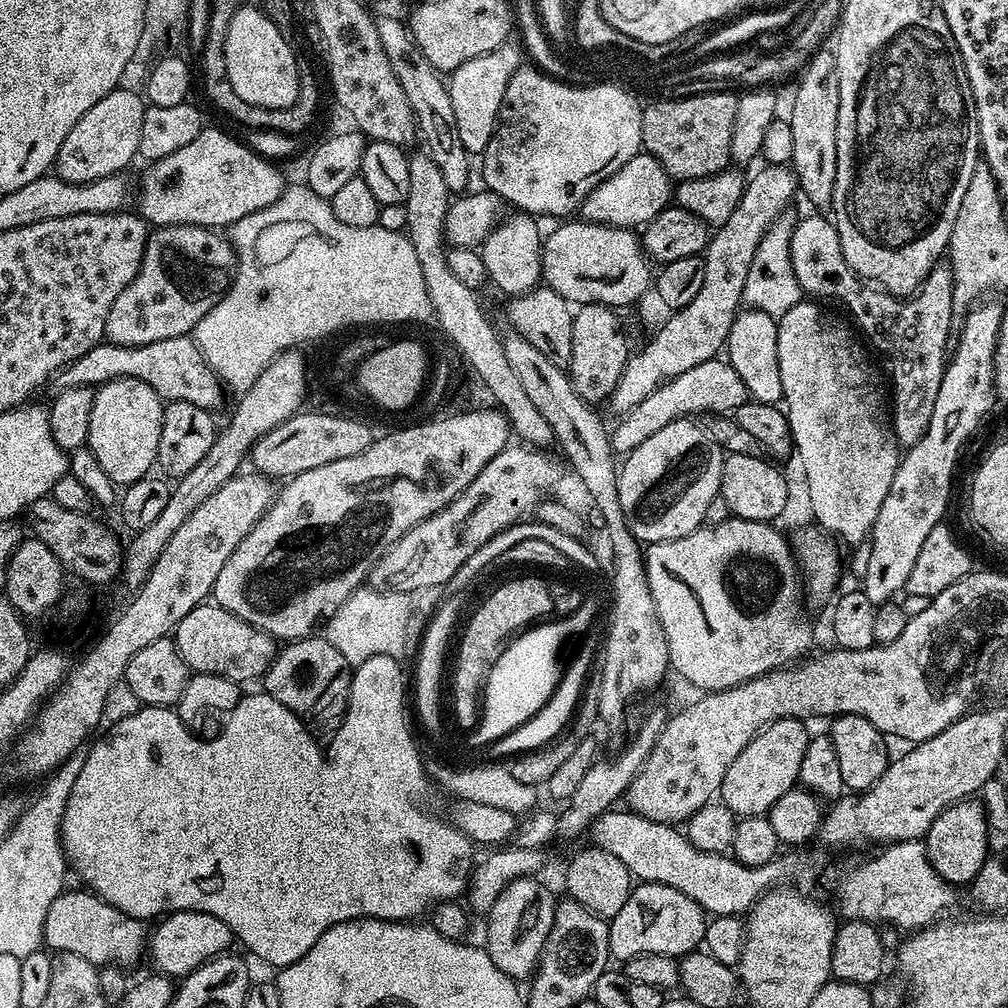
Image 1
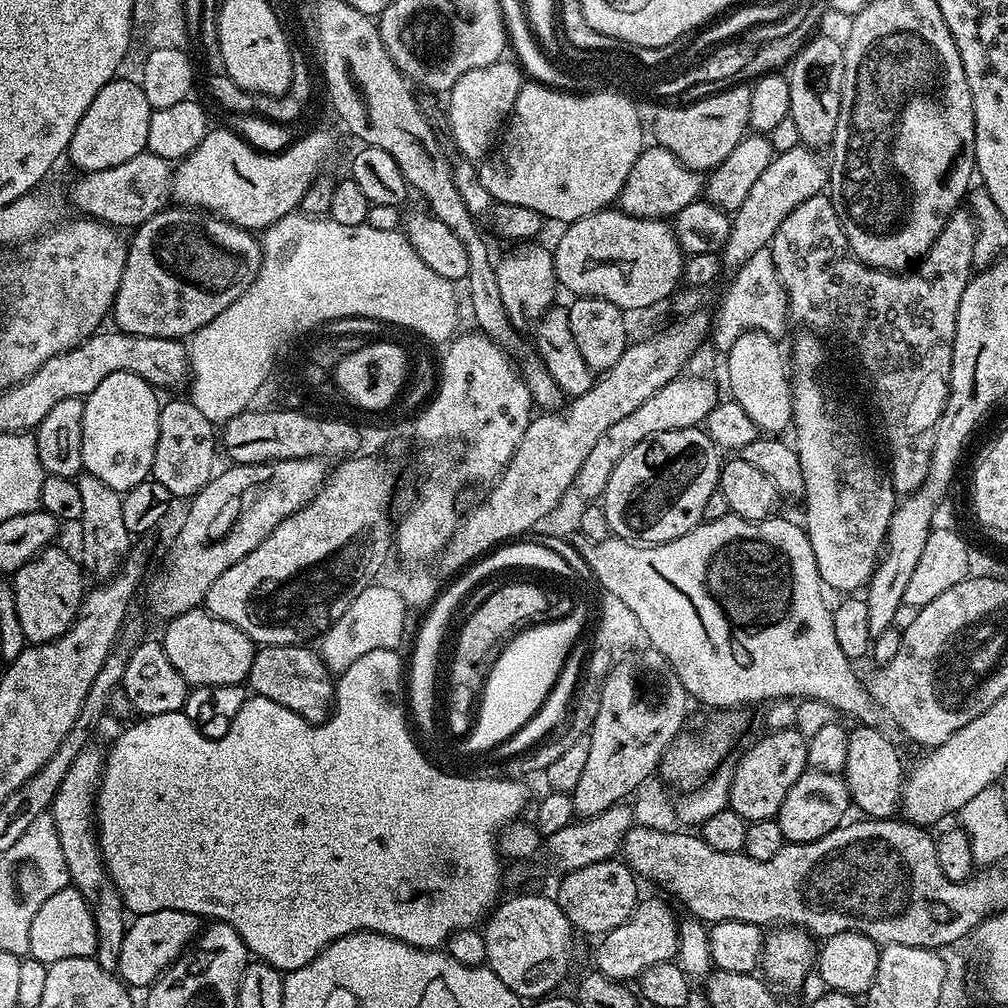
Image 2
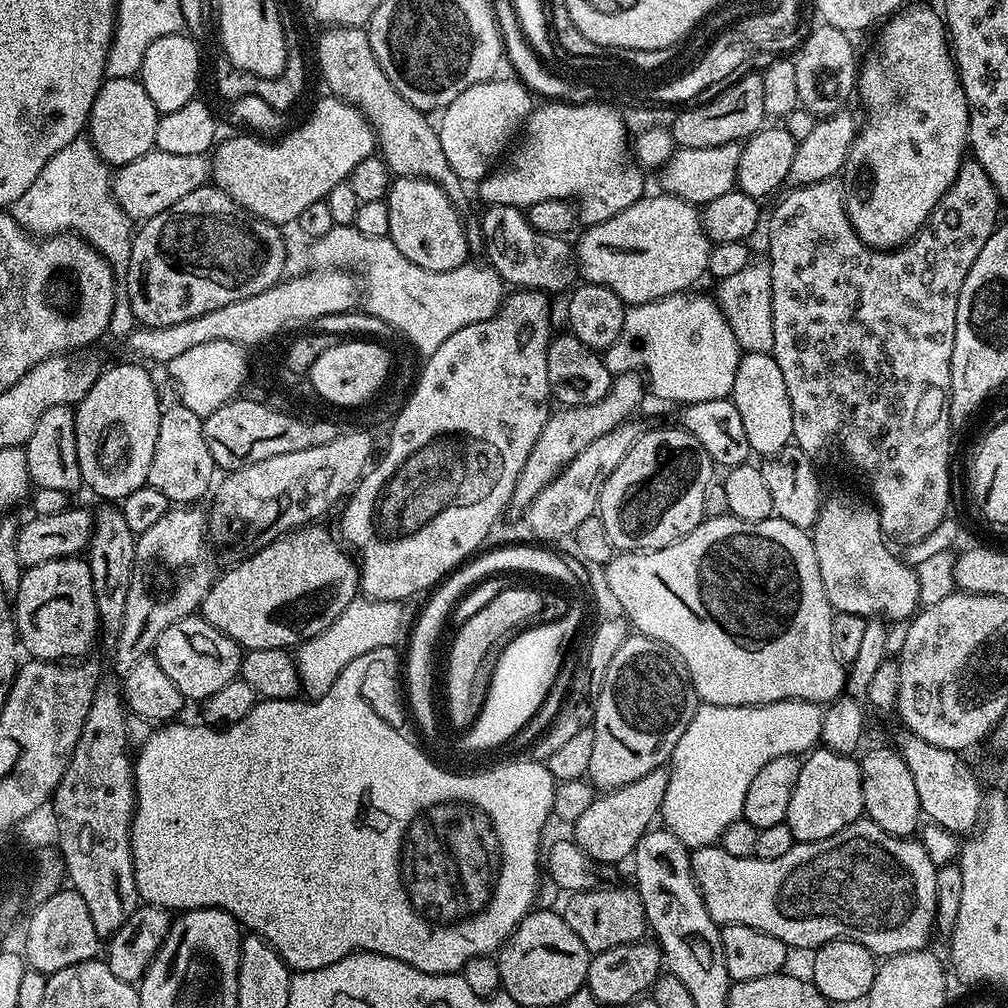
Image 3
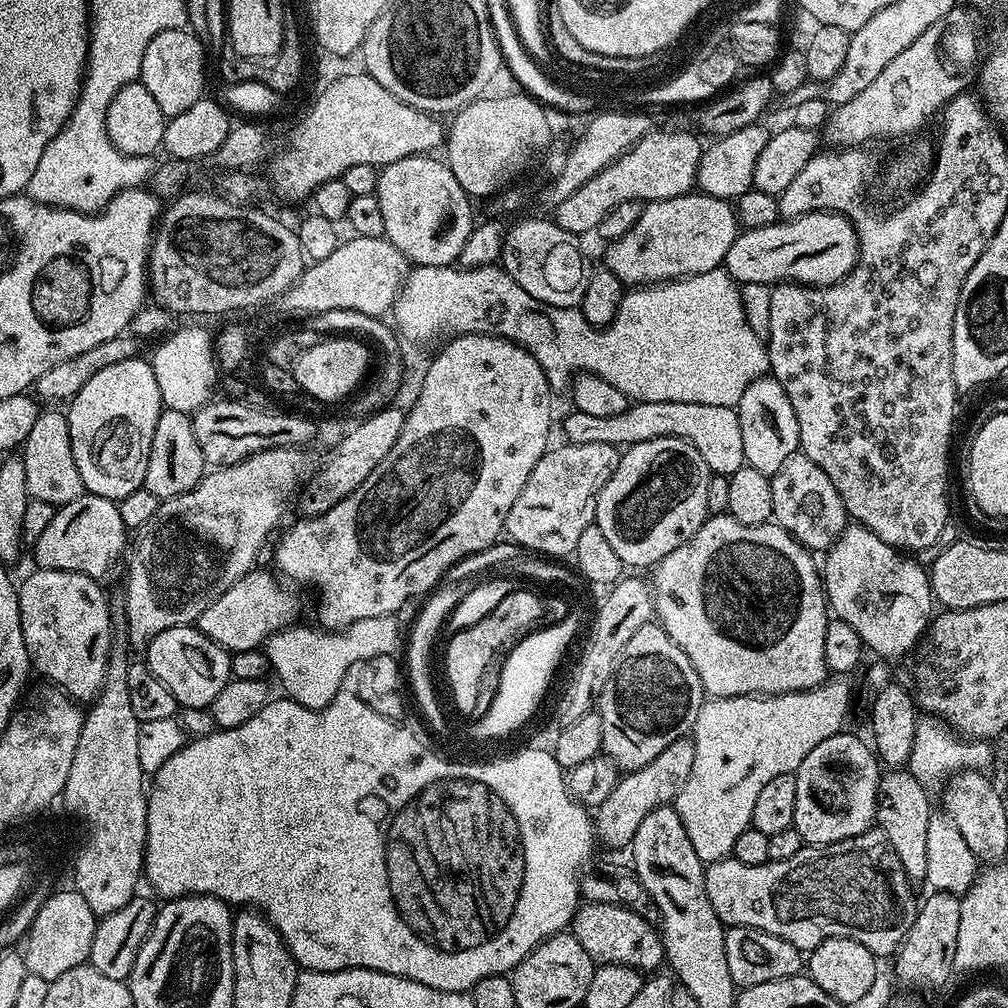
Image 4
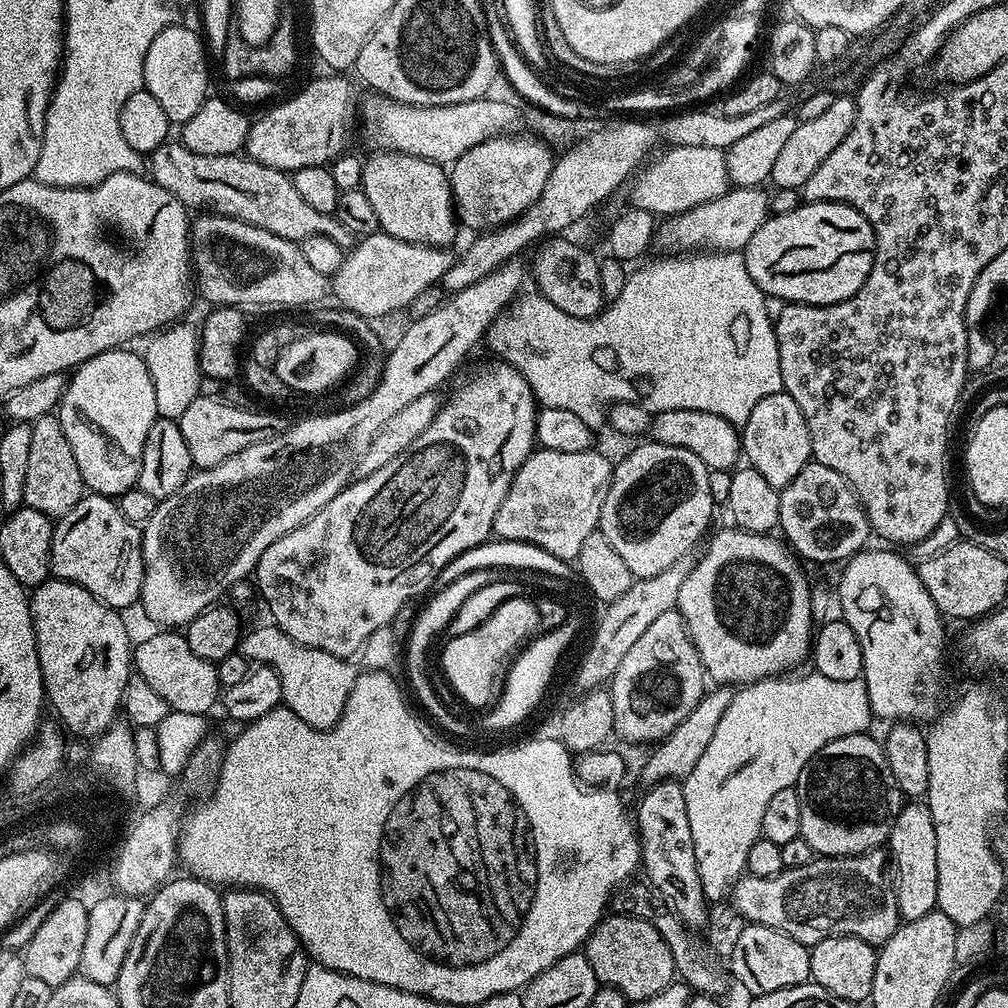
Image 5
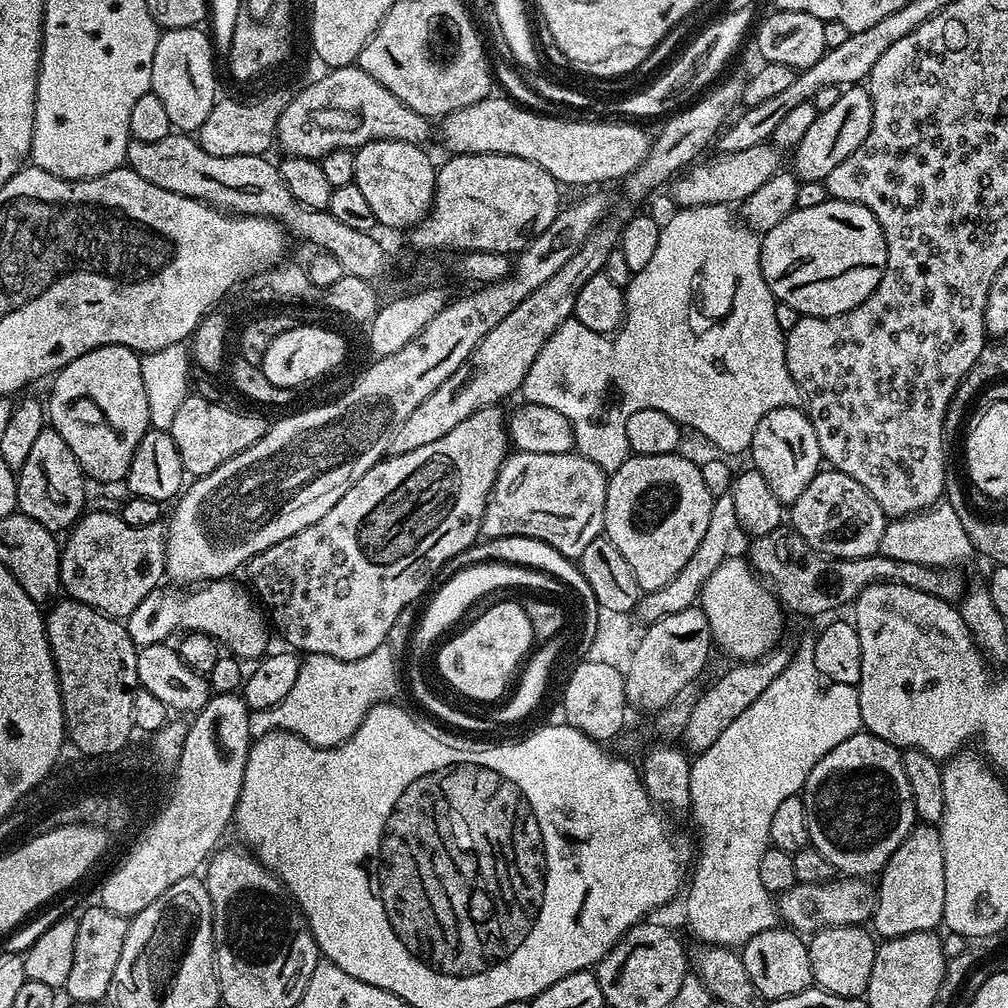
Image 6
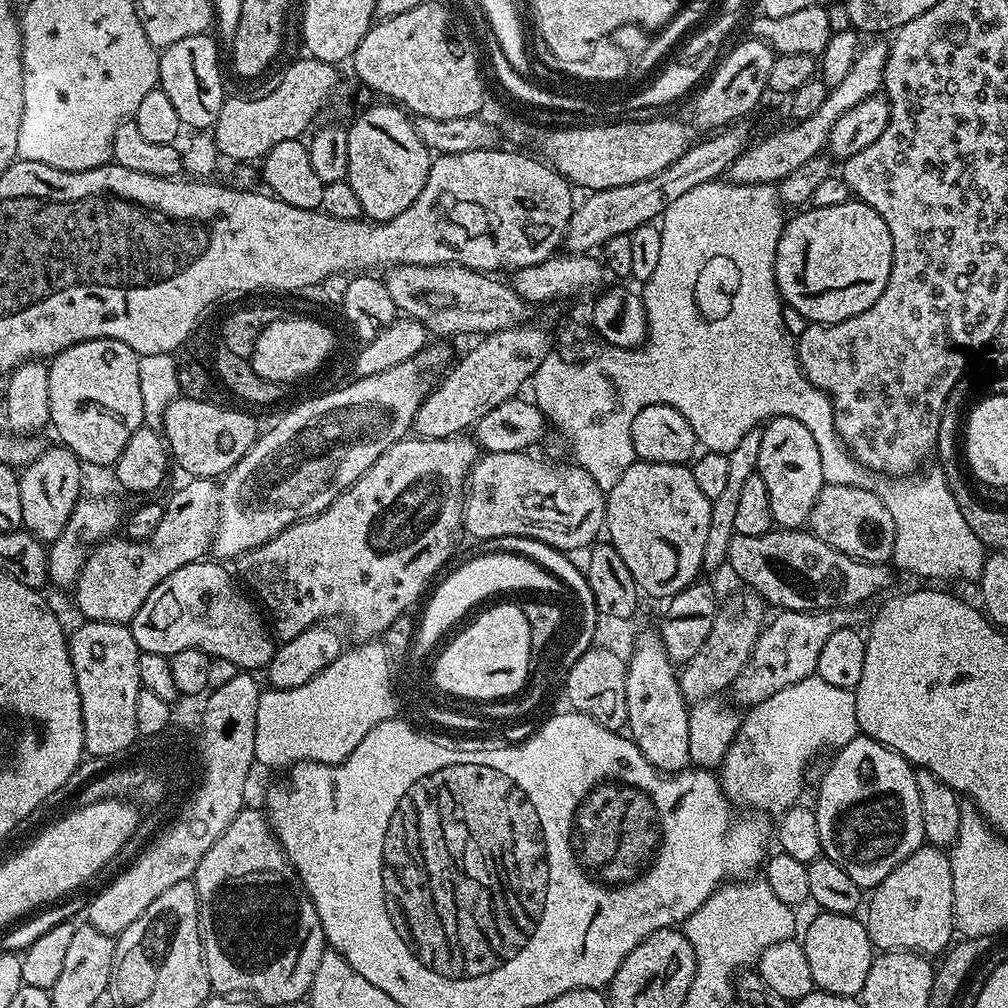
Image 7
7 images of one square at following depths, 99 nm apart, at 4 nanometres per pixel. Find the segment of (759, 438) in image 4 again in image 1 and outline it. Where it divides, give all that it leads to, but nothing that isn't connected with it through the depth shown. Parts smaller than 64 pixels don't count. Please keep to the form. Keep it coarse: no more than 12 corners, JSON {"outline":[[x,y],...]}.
{"outline":[[745,307],[726,359],[759,404],[784,399],[777,317]]}

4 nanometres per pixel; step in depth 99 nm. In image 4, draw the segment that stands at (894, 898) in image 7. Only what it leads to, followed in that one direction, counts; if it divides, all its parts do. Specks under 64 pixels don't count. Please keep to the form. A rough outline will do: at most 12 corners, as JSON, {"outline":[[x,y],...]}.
{"outline":[[880,777],[876,824],[909,880],[926,881],[929,789]]}

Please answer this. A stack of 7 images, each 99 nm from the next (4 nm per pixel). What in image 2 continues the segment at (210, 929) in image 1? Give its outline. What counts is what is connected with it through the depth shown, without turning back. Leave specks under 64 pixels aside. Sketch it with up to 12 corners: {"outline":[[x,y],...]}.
{"outline":[[154,910],[125,927],[118,976],[147,989],[202,931],[201,917]]}

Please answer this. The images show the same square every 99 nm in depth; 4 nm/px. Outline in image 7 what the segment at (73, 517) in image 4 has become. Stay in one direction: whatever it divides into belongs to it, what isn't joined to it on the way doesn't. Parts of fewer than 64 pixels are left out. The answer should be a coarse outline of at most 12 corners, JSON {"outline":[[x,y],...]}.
{"outline":[[192,478],[150,539],[109,538],[74,589],[123,625],[162,578],[209,555],[218,484]]}

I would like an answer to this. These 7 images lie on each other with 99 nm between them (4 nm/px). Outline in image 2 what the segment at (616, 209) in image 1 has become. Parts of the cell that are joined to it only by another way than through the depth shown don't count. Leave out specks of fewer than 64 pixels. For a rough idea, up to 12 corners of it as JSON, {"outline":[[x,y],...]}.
{"outline":[[645,147],[619,211],[668,220],[701,199],[705,177]]}

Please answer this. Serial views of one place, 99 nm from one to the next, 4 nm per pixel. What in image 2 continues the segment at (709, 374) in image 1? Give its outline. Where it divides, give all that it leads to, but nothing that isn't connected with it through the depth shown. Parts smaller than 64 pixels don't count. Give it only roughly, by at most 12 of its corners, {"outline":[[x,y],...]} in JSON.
{"outline":[[692,374],[666,382],[582,462],[575,491],[603,497],[638,442],[703,425],[716,388]]}

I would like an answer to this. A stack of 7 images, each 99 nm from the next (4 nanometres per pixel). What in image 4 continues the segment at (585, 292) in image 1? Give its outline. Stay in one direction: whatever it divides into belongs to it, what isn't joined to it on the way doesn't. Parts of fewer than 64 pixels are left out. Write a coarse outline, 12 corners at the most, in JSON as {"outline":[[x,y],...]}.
{"outline":[[693,190],[653,200],[607,245],[625,286],[723,265],[737,209]]}

